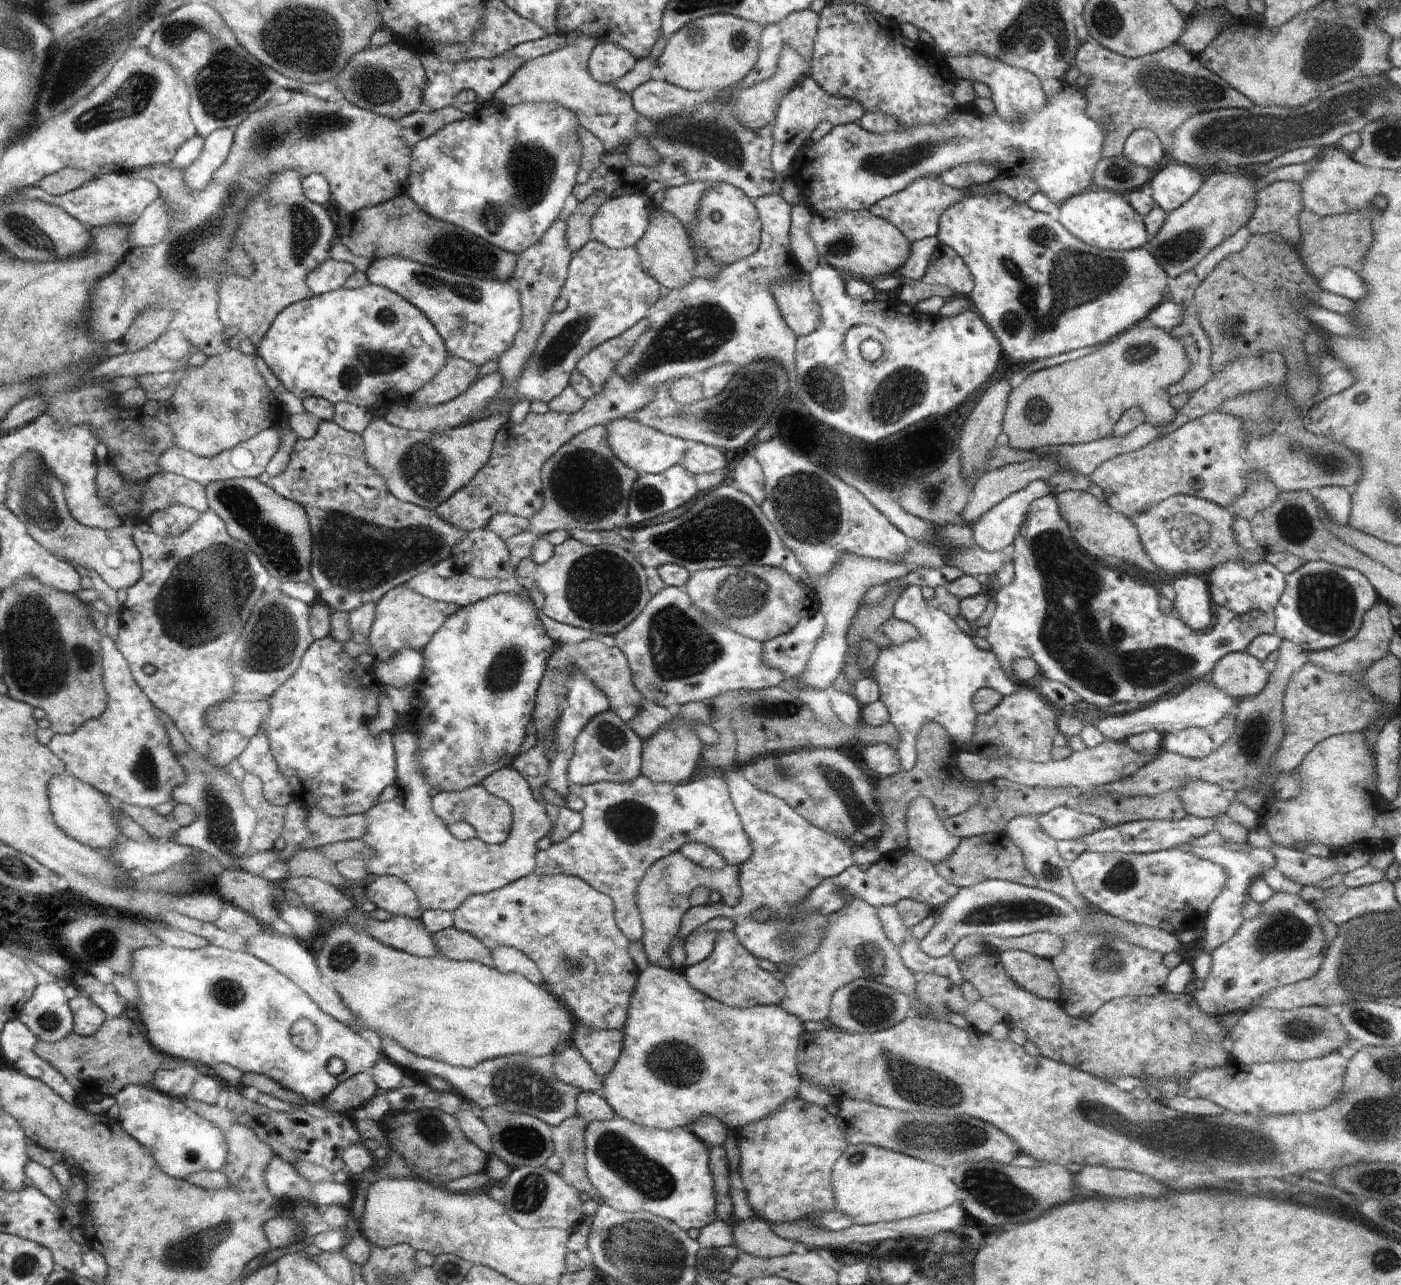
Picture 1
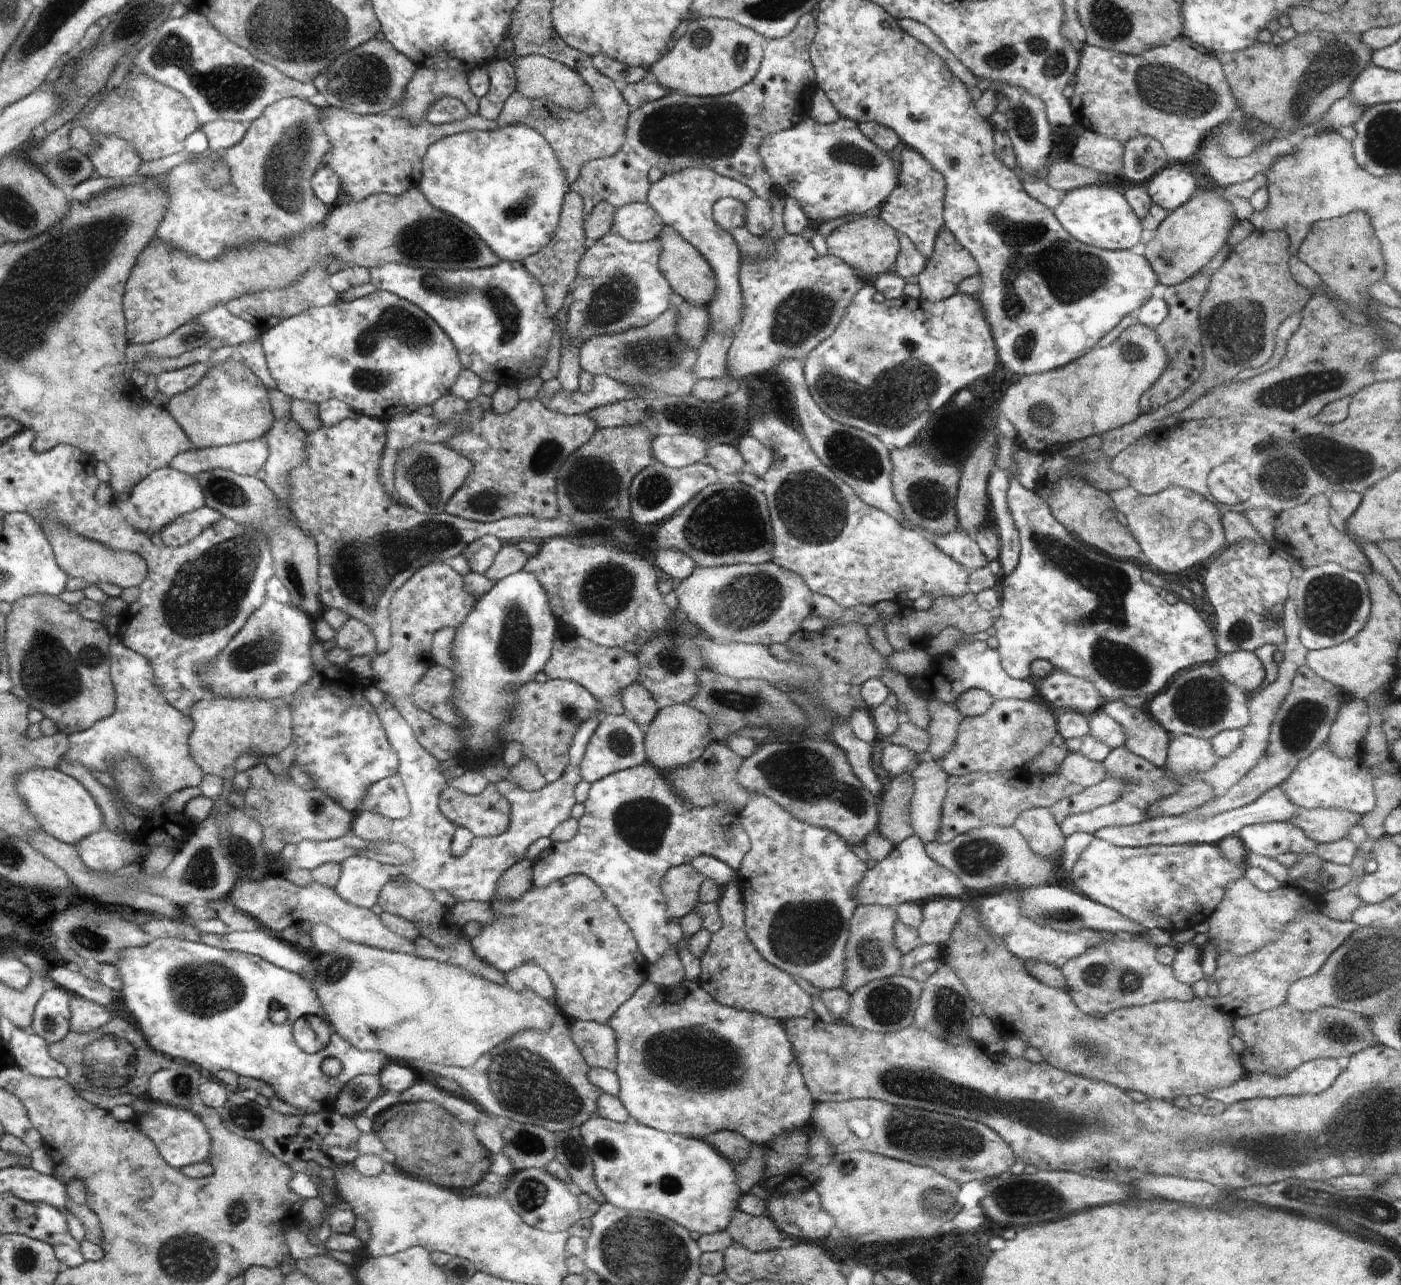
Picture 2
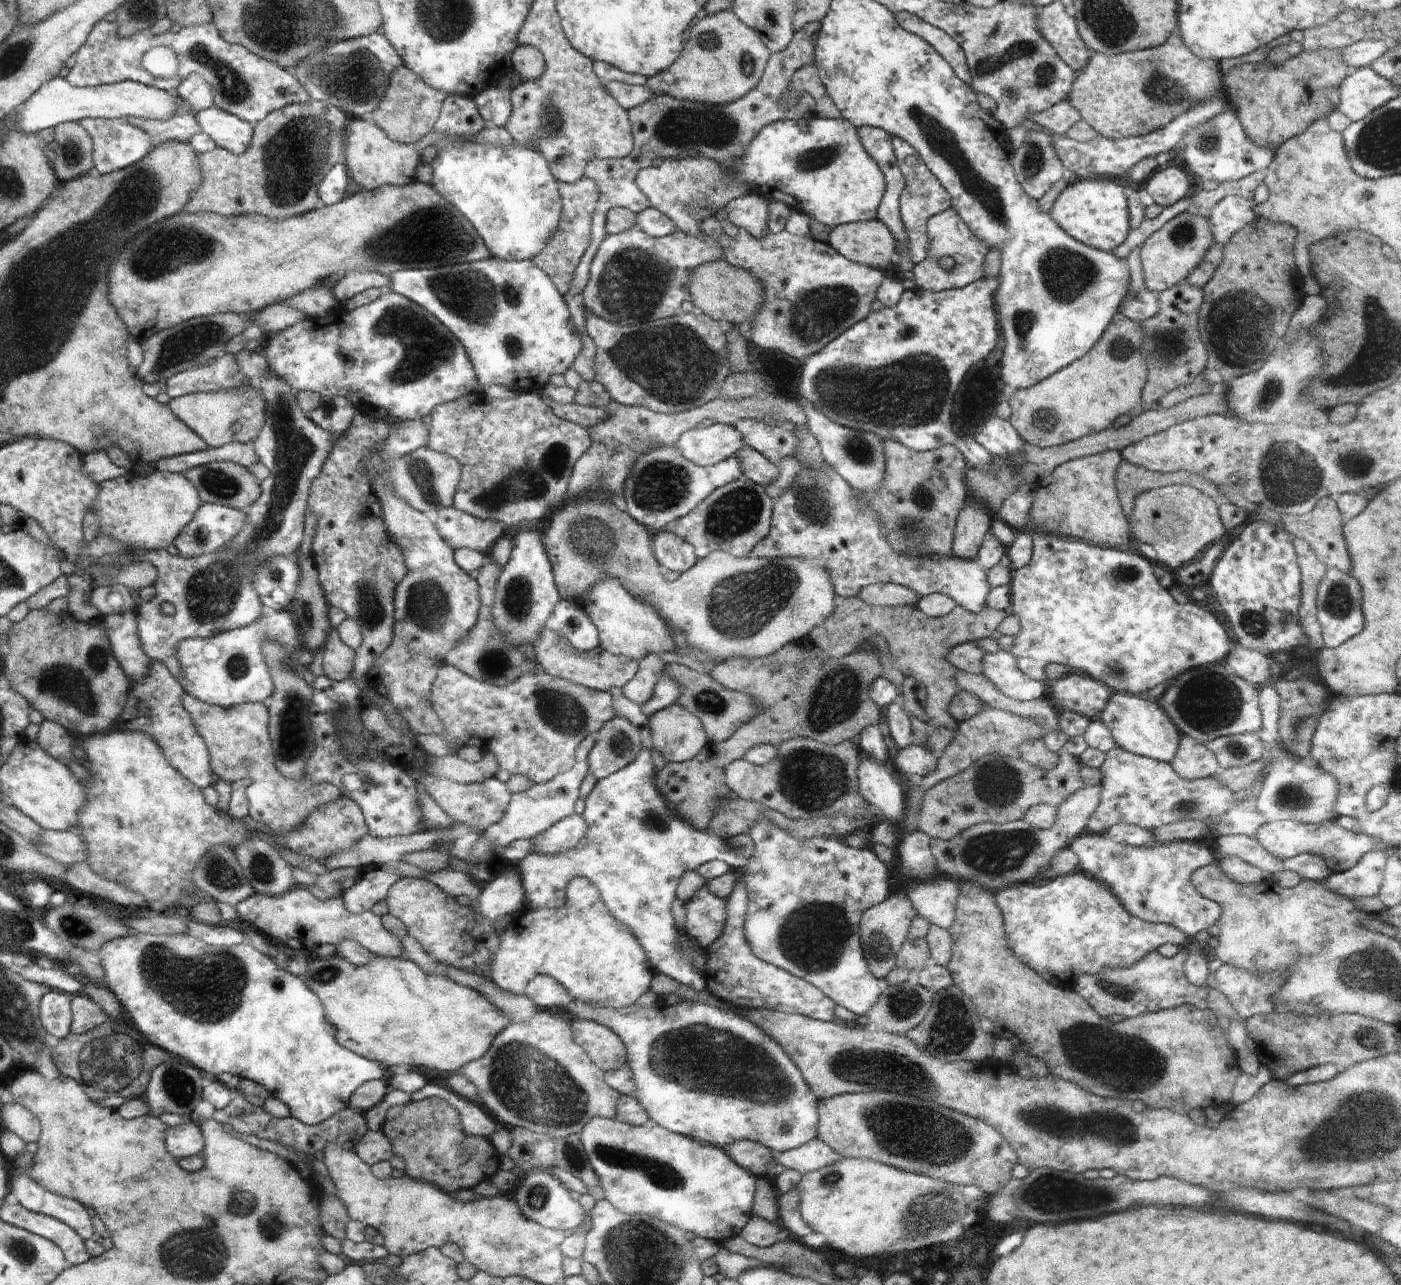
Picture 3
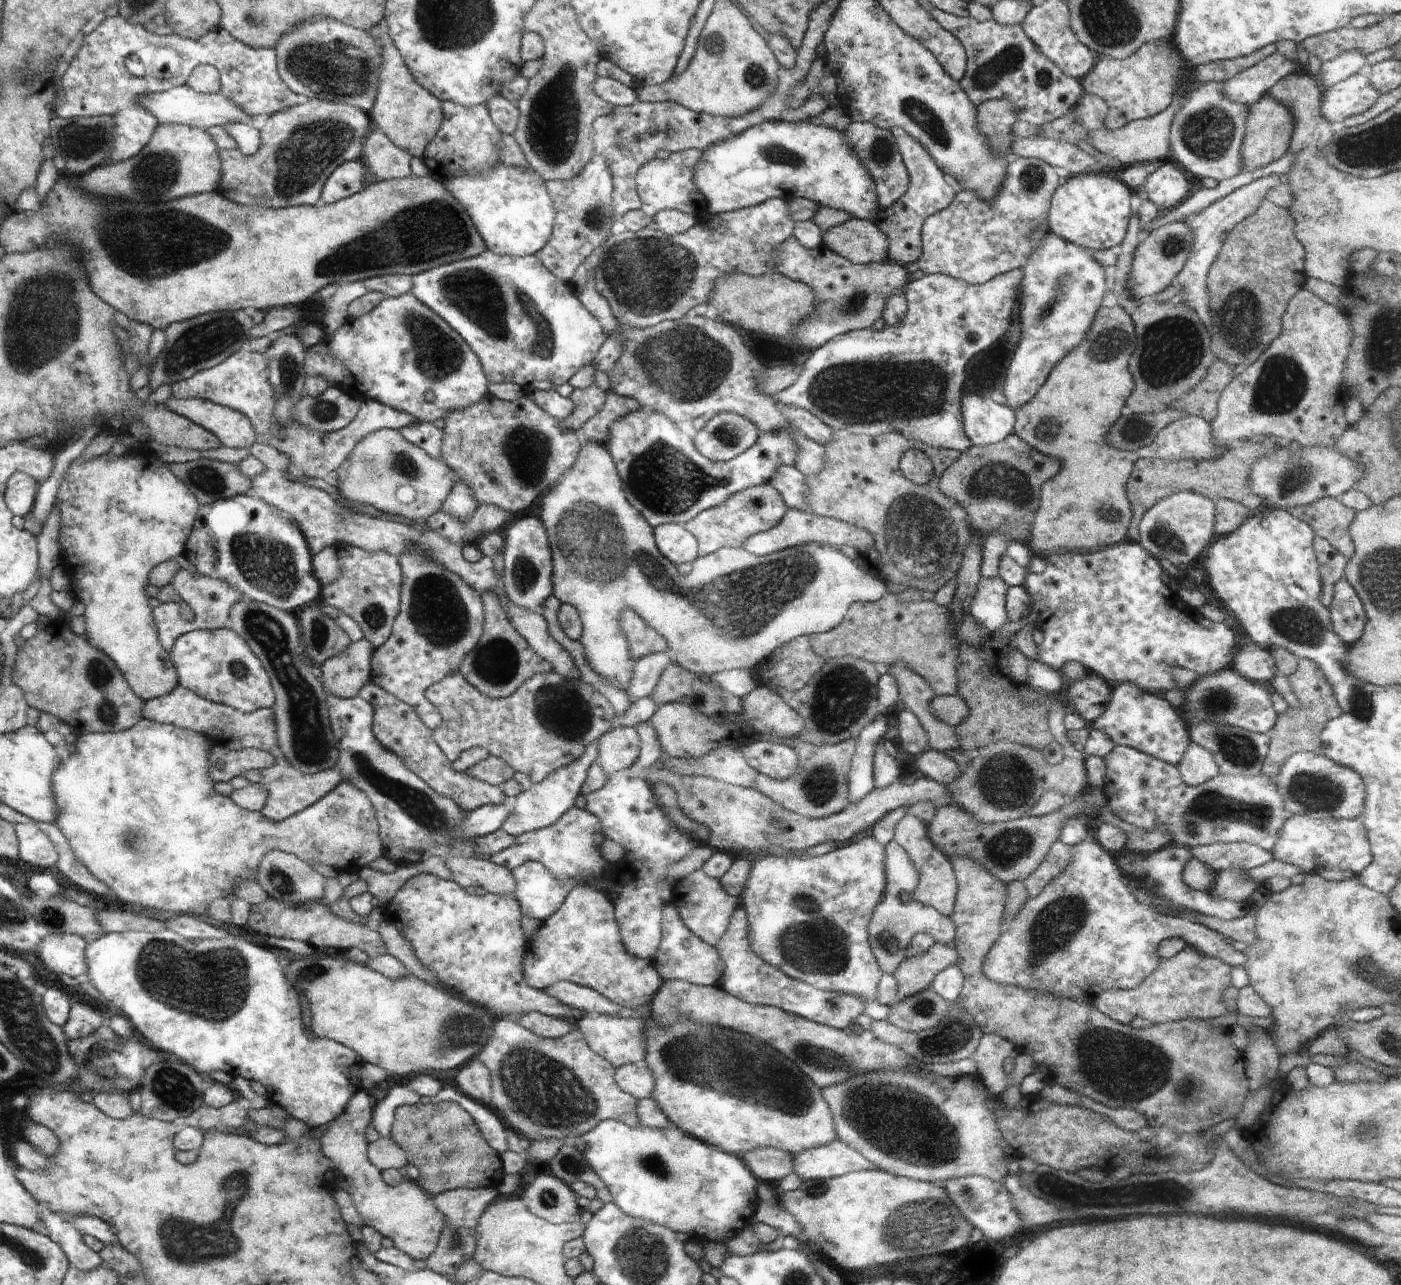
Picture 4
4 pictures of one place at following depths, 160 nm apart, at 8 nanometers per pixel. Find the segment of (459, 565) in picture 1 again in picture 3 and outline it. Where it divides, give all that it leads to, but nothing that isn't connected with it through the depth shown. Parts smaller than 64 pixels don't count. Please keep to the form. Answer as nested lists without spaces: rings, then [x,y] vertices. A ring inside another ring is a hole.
[[[454,504],[439,509],[431,517],[439,535],[451,548],[467,547],[487,557],[504,534],[502,524],[474,518],[462,510],[456,510]]]

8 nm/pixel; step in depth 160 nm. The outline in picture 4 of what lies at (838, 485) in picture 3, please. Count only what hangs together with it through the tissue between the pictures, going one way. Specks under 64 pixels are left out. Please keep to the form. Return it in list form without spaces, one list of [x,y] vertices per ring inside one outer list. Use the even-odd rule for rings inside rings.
[[[787,508],[786,516],[784,516],[778,525],[772,529],[756,533],[747,542],[744,542],[741,547],[756,556],[766,556],[770,552],[775,553],[776,551],[800,545],[809,545],[810,543],[837,546],[844,554],[853,558],[862,568],[873,572],[882,580],[888,580],[879,571],[881,569],[881,556],[876,550],[872,535],[867,530],[845,523],[844,521],[824,518],[811,510],[803,511]],[[1000,578],[982,579],[969,606],[969,613],[990,634],[1008,622],[1006,593],[1008,585]]]

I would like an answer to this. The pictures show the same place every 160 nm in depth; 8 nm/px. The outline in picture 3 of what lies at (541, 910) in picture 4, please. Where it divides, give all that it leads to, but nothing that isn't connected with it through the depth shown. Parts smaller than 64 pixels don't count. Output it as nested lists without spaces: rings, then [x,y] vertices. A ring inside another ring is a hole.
[[[644,747],[642,748],[642,752],[639,754],[639,757],[637,757],[636,760],[631,763],[631,765],[625,769],[618,770],[618,772],[613,773],[607,778],[597,780],[595,788],[590,792],[590,794],[588,794],[588,797],[585,799],[586,808],[584,808],[582,814],[582,818],[586,820],[588,827],[590,828],[587,835],[588,840],[585,845],[580,844],[579,846],[576,846],[576,848],[564,850],[564,852],[552,855],[537,854],[534,852],[532,854],[528,854],[528,856],[526,856],[526,858],[524,858],[521,862],[518,862],[516,866],[503,862],[503,867],[501,868],[500,874],[502,874],[506,869],[511,869],[512,872],[516,872],[516,874],[520,876],[520,883],[524,886],[524,891],[526,892],[526,900],[524,901],[524,904],[520,906],[520,910],[515,913],[518,914],[518,916],[520,916],[520,914],[524,914],[524,912],[532,912],[532,910],[539,910],[540,908],[557,909],[558,905],[564,901],[565,890],[567,889],[568,882],[571,882],[572,878],[580,876],[590,878],[592,883],[599,888],[599,894],[602,896],[602,900],[606,904],[608,910],[611,911],[611,914],[614,915],[615,918],[623,924],[623,926],[626,926],[628,930],[631,931],[631,934],[634,935],[638,940],[639,946],[643,948],[644,955],[646,955],[647,959],[650,960],[652,966],[654,967],[654,971],[664,974],[664,976],[668,976],[668,978],[675,979],[676,982],[684,984],[684,986],[690,986],[692,990],[702,992],[707,985],[706,978],[699,971],[696,971],[695,963],[692,962],[692,954],[698,954],[699,947],[692,939],[690,940],[690,944],[688,944],[688,946],[686,946],[686,944],[684,944],[684,946],[680,946],[678,928],[676,928],[676,924],[674,924],[674,920],[672,920],[672,912],[670,912],[670,910],[672,910],[672,900],[674,900],[674,890],[677,889],[676,884],[674,884],[674,888],[670,888],[670,882],[680,880],[680,878],[683,878],[685,873],[688,873],[689,871],[696,871],[701,865],[704,865],[706,862],[712,860],[726,862],[730,870],[742,872],[747,866],[749,859],[744,858],[744,856],[740,856],[740,854],[734,854],[734,852],[728,851],[726,846],[727,839],[720,838],[718,834],[715,834],[714,831],[709,830],[708,827],[696,827],[694,823],[689,822],[686,818],[683,818],[682,815],[678,815],[675,811],[673,811],[671,806],[667,803],[667,800],[660,795],[660,792],[658,792],[656,786],[654,785],[655,774],[656,770],[651,759],[651,754],[649,750]]]

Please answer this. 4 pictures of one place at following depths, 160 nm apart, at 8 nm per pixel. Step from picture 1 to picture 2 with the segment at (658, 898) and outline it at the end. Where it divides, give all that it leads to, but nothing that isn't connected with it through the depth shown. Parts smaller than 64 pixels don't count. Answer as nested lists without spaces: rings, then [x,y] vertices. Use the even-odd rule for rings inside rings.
[[[690,863],[667,870],[663,876],[662,889],[673,917],[681,918],[694,910],[704,880],[706,876]],[[674,950],[648,967],[648,981],[659,987],[675,989],[685,979],[682,961],[679,959],[678,952]]]

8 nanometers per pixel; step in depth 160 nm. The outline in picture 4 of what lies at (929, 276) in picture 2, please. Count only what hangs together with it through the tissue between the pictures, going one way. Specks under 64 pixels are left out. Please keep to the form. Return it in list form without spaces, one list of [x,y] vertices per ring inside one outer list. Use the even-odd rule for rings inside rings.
[[[1015,157],[1009,161],[1001,191],[990,202],[977,197],[970,189],[957,189],[952,202],[931,214],[922,225],[922,255],[917,260],[919,269],[925,274],[940,273],[968,284],[981,285],[995,276],[1021,268],[1047,232],[1050,232],[1048,226],[1040,226],[1047,222],[1052,195],[1062,181],[1053,166],[1046,161],[1034,157]]]

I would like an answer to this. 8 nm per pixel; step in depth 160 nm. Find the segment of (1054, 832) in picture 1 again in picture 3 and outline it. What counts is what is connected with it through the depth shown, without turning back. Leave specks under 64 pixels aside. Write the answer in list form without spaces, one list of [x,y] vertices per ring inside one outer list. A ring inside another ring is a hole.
[[[1117,746],[1106,753],[1106,759],[1099,770],[1103,775],[1100,785],[1100,804],[1092,812],[1092,816],[1086,820],[1085,832],[1091,834],[1104,835],[1112,826],[1119,823],[1127,823],[1151,830],[1167,823],[1180,822],[1180,820],[1204,820],[1206,822],[1210,818],[1216,818],[1218,822],[1212,824],[1212,828],[1210,828],[1210,832],[1212,832],[1214,837],[1218,838],[1225,835],[1245,835],[1252,837],[1258,832],[1262,824],[1267,823],[1267,820],[1262,814],[1256,810],[1257,796],[1250,796],[1248,800],[1236,802],[1234,791],[1228,790],[1226,786],[1222,786],[1214,778],[1206,777],[1198,780],[1184,780],[1184,778],[1180,778],[1174,772],[1170,763],[1136,755]]]

